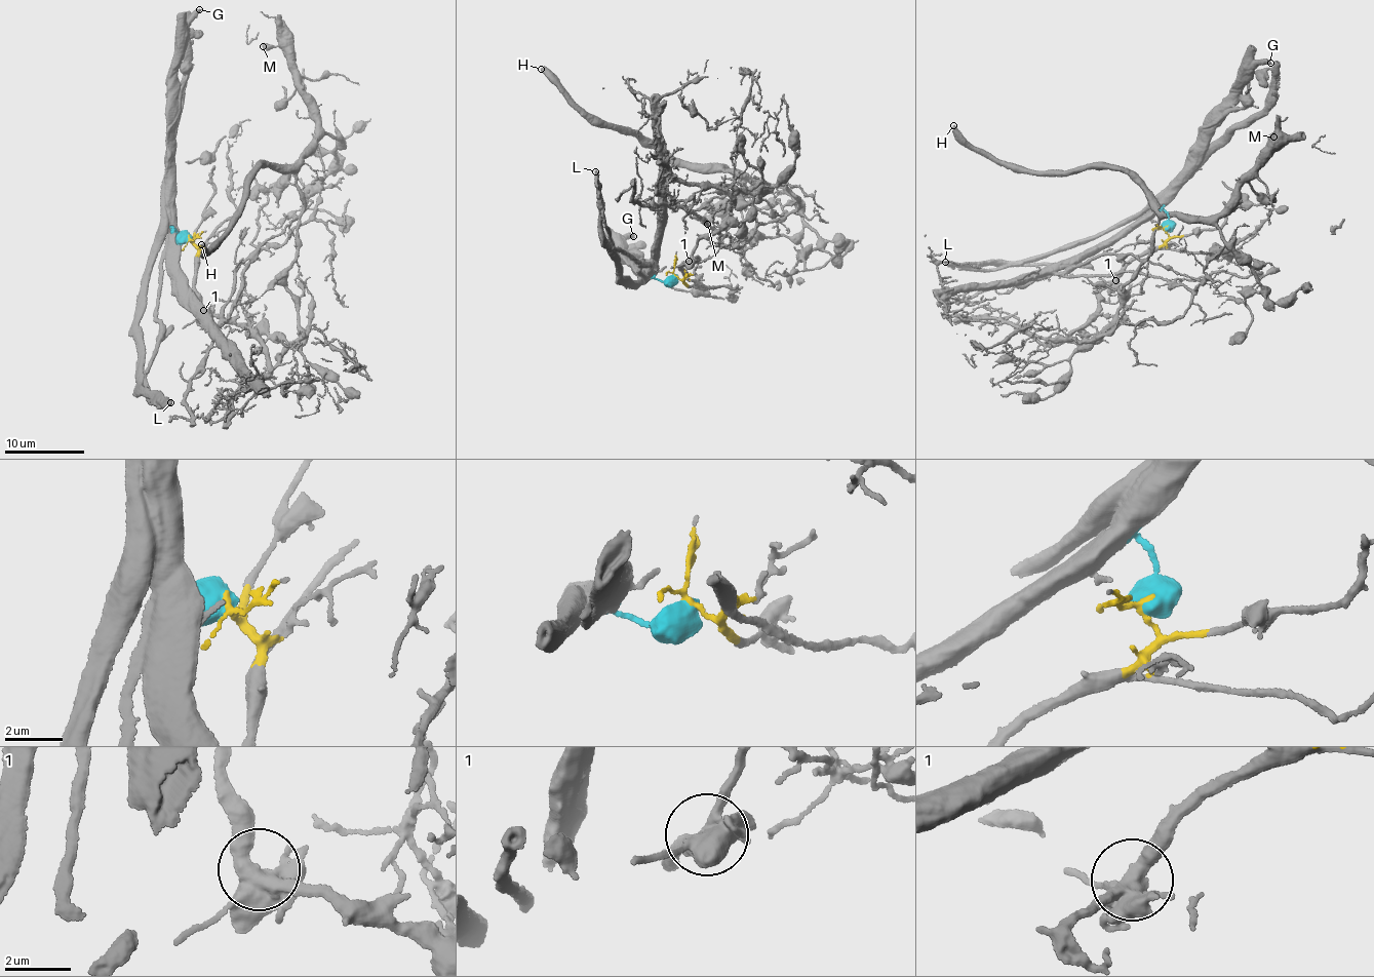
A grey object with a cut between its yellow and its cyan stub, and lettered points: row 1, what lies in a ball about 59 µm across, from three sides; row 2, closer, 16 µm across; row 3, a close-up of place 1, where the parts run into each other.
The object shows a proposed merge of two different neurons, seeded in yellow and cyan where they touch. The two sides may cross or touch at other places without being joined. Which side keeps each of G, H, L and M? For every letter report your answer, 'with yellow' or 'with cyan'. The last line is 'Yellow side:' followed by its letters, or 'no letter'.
G: with cyan
H: with yellow
L: with cyan
M: with yellow
Yellow side: H, M

